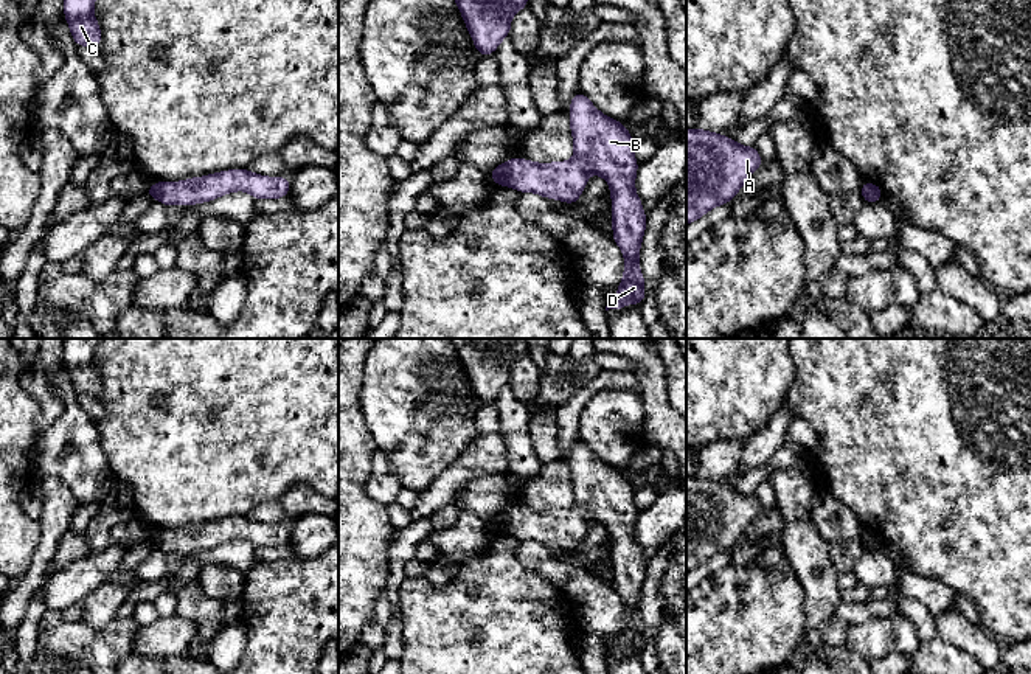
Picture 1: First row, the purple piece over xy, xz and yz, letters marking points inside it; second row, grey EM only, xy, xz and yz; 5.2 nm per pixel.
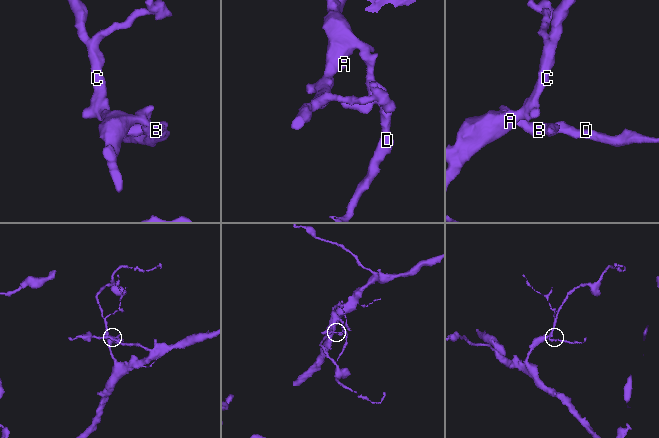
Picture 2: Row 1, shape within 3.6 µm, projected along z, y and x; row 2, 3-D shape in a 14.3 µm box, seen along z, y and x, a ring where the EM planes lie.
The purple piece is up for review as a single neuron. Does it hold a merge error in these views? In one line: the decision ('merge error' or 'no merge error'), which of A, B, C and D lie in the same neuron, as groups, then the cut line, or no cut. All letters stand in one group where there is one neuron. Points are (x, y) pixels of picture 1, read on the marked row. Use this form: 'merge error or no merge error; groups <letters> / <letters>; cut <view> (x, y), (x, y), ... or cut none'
no merge error; groups A B C D; cut none

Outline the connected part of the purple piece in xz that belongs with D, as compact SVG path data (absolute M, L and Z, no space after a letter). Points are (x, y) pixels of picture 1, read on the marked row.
M582 92L571 98L568 118L576 152L571 160L536 163L514 157L495 166L489 175L498 186L536 193L571 205L578 203L590 172L604 177L612 197L612 239L624 255L621 286L606 311L630 303L641 306L646 292L638 255L646 231L646 213L635 193L640 163L634 155L630 130L618 120L601 113Z

